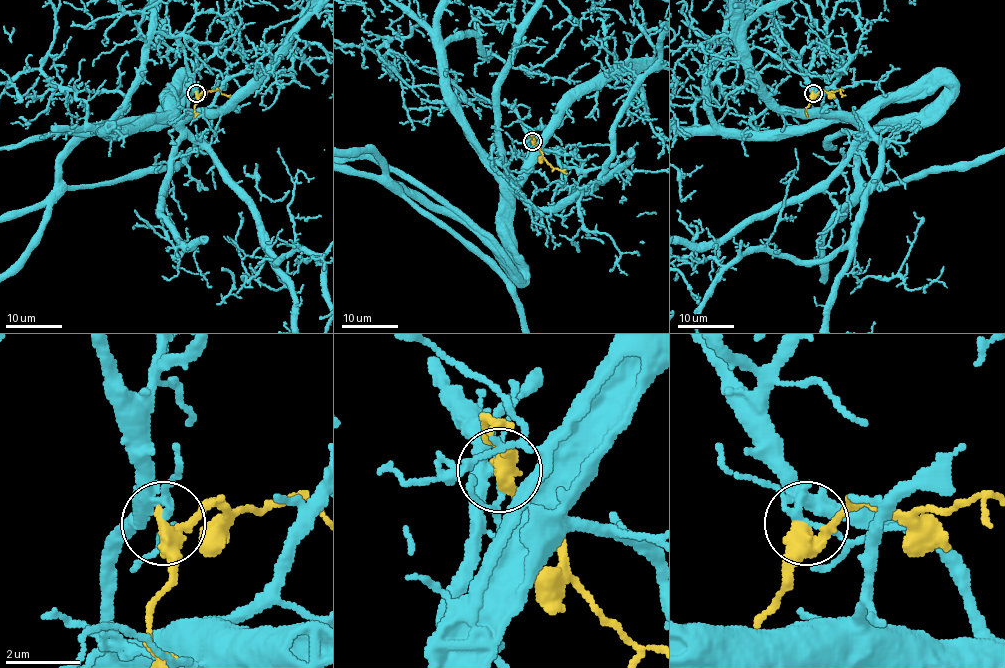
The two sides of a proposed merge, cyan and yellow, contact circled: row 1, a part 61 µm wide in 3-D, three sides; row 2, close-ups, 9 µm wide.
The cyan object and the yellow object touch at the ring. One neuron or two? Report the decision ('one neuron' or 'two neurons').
two neurons

